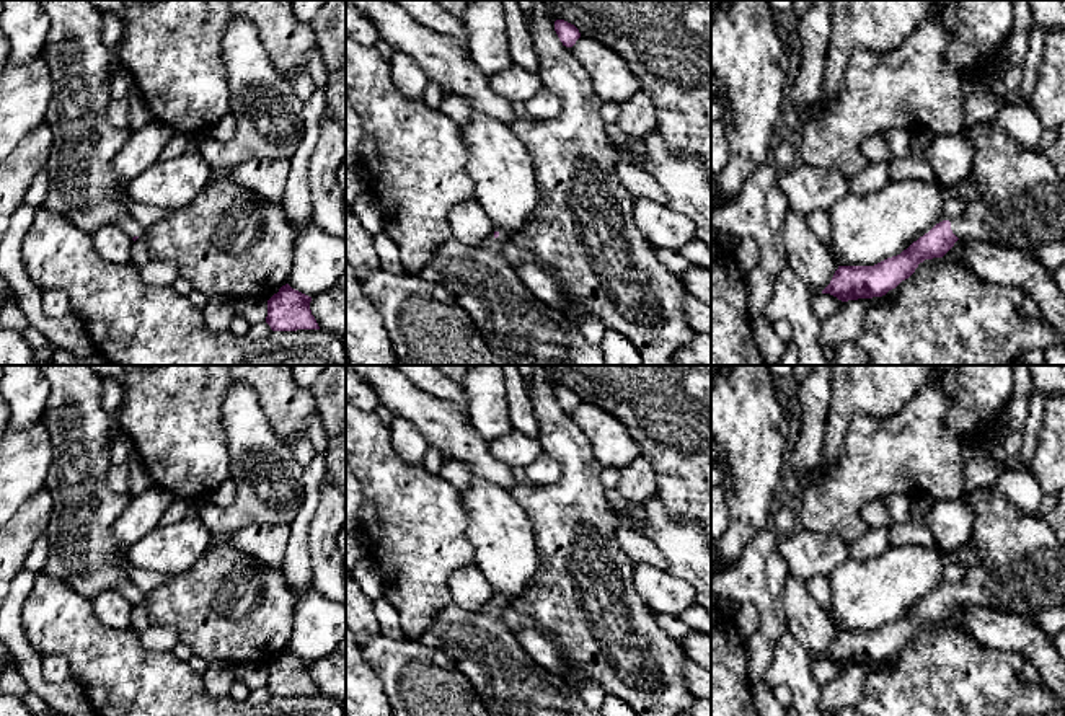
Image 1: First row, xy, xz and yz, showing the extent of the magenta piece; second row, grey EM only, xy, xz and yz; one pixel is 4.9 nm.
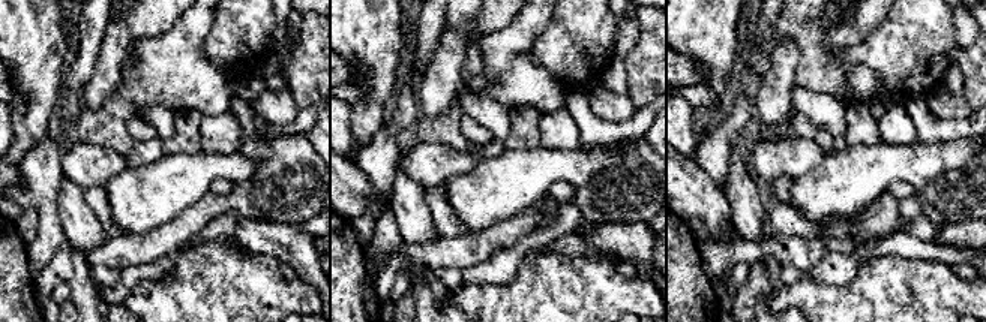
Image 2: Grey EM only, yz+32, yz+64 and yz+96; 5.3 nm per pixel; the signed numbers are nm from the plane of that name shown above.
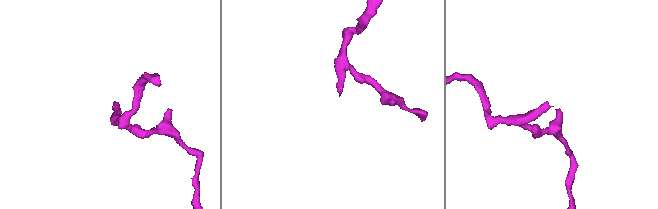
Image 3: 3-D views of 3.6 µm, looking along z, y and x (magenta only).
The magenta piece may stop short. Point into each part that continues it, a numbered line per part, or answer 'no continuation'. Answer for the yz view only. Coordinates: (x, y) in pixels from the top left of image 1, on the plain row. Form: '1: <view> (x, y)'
1: yz (1023, 563)

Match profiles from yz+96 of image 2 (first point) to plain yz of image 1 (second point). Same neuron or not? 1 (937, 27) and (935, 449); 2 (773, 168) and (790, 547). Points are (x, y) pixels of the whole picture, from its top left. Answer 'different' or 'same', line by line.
1: different
2: same

